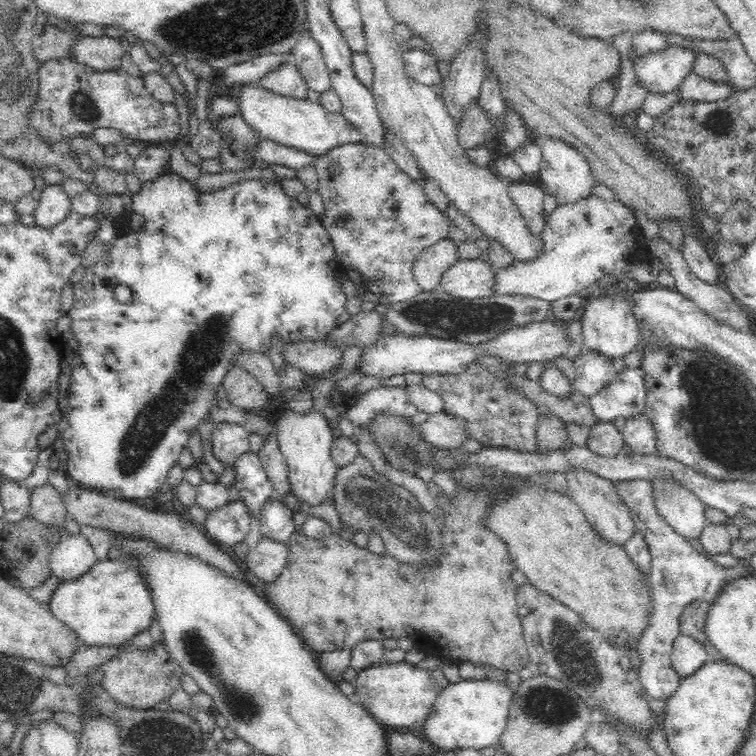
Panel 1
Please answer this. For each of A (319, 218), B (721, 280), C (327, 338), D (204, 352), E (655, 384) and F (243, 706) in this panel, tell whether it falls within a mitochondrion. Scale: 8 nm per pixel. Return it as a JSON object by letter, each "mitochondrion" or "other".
{"A":"other","B":"other","C":"other","D":"mitochondrion","E":"other","F":"mitochondrion"}

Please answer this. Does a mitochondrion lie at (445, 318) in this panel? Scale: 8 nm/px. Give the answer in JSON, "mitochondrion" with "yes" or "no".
{"mitochondrion":"yes"}

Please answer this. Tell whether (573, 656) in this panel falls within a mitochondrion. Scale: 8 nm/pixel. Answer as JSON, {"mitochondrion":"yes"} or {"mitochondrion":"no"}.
{"mitochondrion":"yes"}

